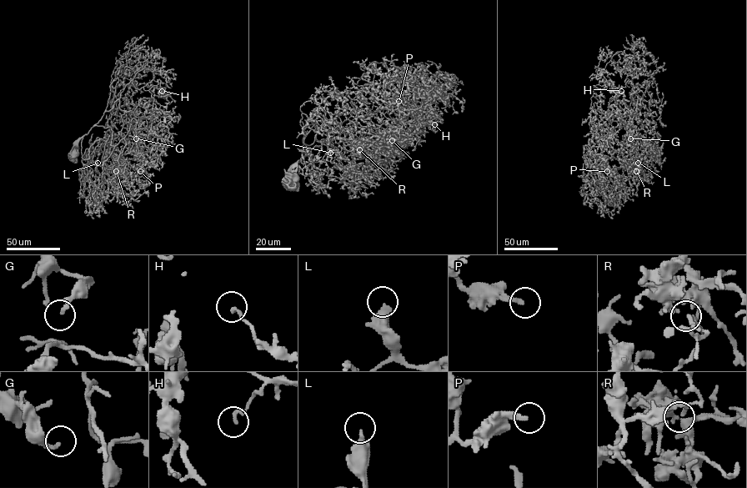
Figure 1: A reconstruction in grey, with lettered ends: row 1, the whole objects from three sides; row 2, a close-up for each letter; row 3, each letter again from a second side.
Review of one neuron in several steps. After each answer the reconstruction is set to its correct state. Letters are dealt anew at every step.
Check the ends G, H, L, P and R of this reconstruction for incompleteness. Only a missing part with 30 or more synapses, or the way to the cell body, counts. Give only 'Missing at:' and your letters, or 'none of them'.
Missing at: L, P

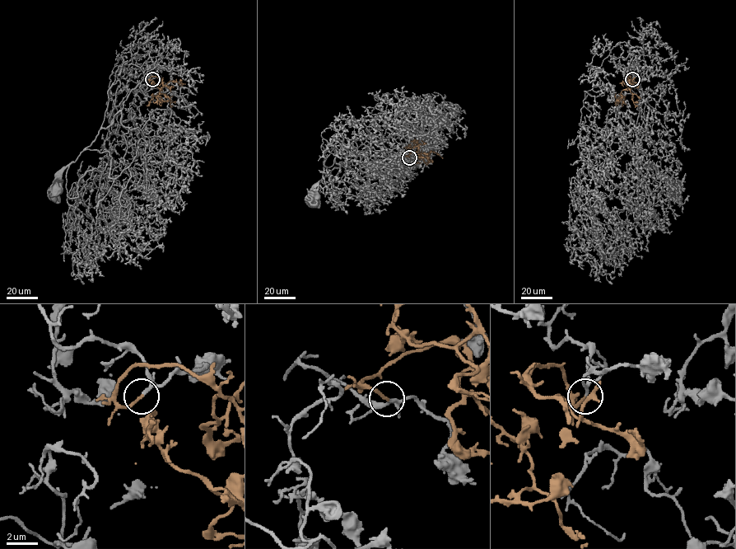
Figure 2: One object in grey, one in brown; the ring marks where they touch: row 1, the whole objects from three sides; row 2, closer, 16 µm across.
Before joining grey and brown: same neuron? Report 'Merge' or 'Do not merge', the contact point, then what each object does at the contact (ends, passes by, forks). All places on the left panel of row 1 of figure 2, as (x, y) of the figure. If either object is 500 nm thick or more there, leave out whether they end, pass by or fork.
Merge. Place: (152, 79). At the ring grey passes by. At the ring brown ends

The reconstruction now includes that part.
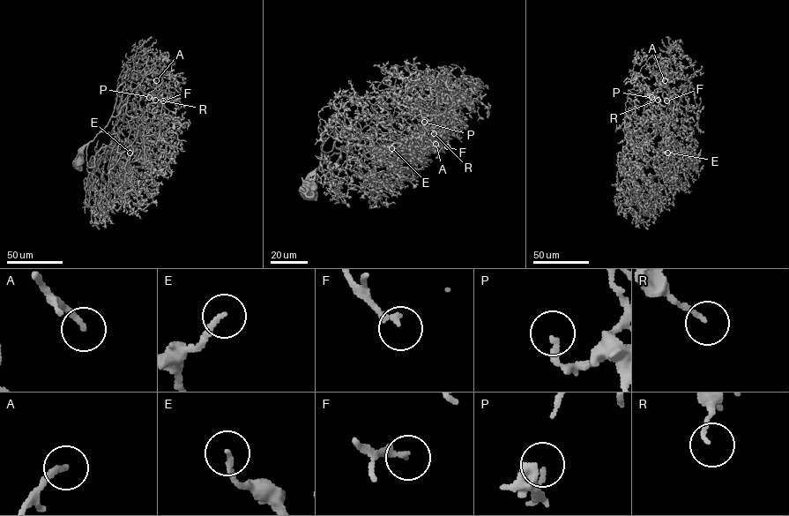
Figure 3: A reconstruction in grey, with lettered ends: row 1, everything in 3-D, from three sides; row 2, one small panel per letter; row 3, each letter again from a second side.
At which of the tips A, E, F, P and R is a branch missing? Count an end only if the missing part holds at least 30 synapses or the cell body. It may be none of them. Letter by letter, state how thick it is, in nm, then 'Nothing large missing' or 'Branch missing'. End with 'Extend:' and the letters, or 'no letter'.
A: Thickness 200 nm. Nothing large missing
E: Thickness 170 nm. Branch missing
F: Thickness 220 nm. Nothing large missing
P: Thickness 170 nm. Nothing large missing
R: Thickness 120 nm. Nothing large missing
Extend: E

